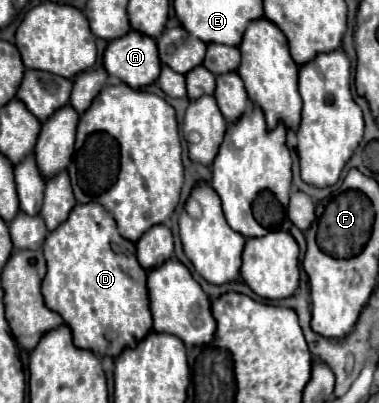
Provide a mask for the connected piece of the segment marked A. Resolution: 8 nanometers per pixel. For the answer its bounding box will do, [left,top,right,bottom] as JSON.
[103,30,161,88]

